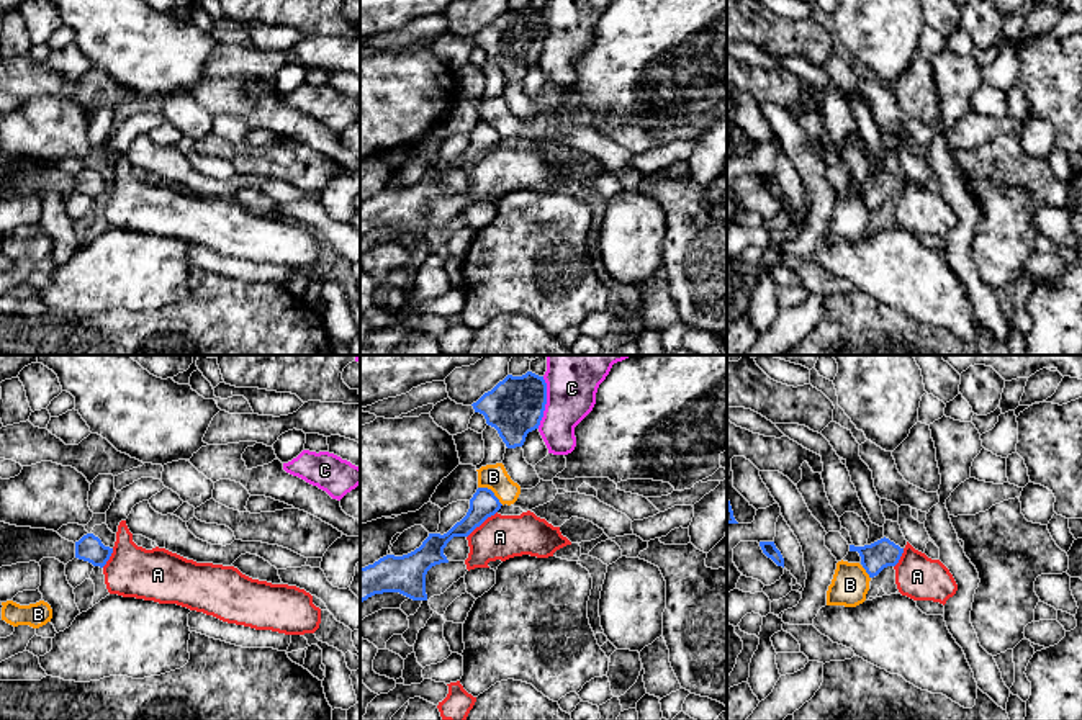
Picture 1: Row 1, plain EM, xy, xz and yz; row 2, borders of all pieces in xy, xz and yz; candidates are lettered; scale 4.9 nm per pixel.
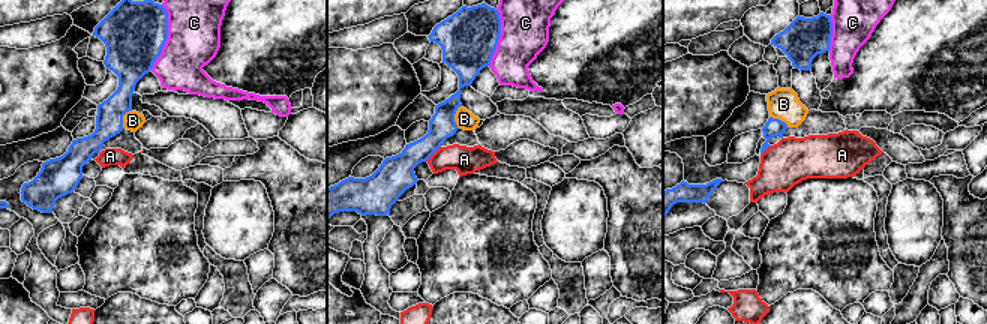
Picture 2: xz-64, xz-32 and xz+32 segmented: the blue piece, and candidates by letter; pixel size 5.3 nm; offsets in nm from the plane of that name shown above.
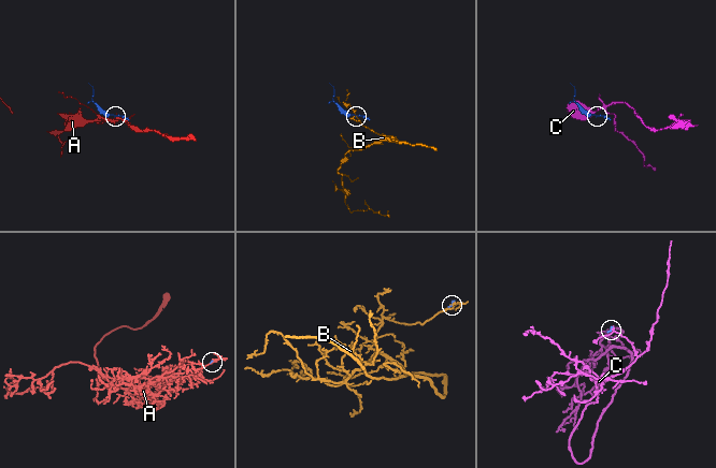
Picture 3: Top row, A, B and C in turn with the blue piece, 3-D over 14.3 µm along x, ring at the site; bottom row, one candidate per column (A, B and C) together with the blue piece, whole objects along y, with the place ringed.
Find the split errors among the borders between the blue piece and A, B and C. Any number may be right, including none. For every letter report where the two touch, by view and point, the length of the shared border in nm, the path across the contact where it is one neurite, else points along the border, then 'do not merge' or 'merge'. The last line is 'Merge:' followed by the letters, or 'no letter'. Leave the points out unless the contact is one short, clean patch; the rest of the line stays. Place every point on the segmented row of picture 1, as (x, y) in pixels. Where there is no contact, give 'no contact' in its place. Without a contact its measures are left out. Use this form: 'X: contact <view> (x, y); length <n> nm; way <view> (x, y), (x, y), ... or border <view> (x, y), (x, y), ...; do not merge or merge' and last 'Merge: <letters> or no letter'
A: contact xz (482, 522); length 200 nm; border xz (496, 511), (467, 537); do not merge
B: contact xz (491, 491); length 160 nm; border xz (478, 486), (486, 486), (503, 504); do not merge
C: contact xz (545, 403); length 260 nm; do not merge
Merge: no letter

